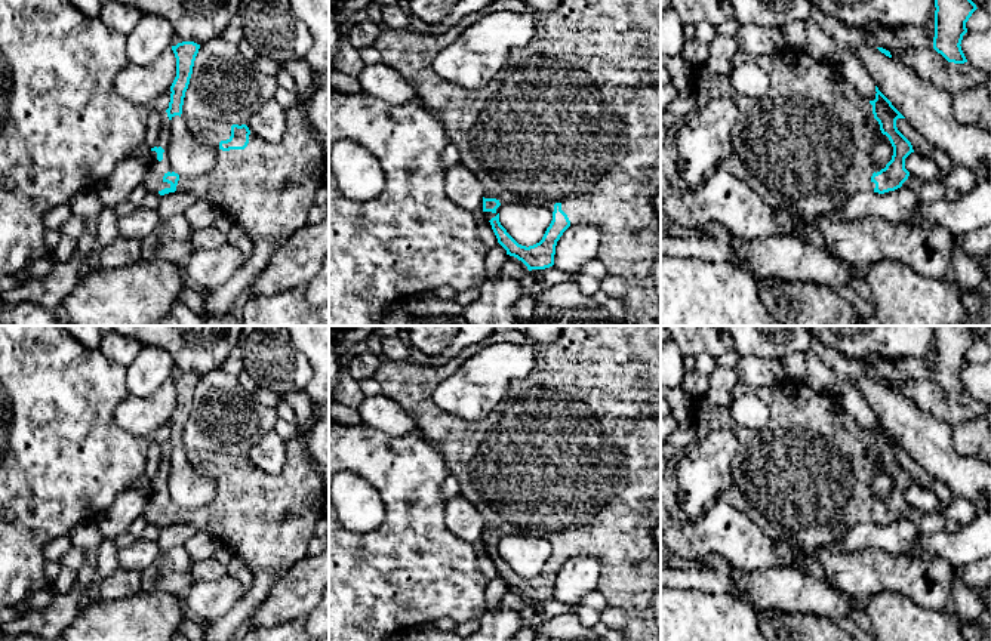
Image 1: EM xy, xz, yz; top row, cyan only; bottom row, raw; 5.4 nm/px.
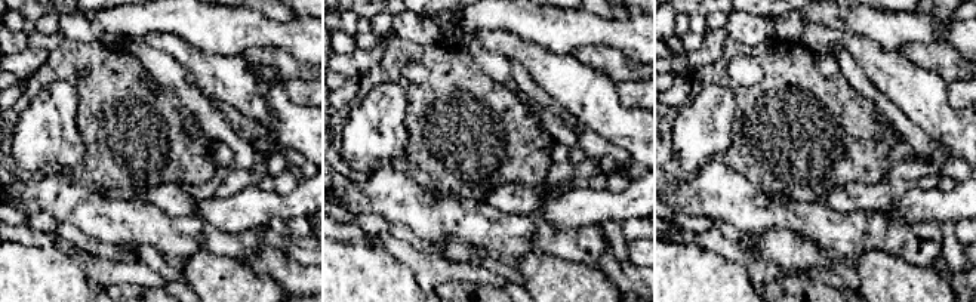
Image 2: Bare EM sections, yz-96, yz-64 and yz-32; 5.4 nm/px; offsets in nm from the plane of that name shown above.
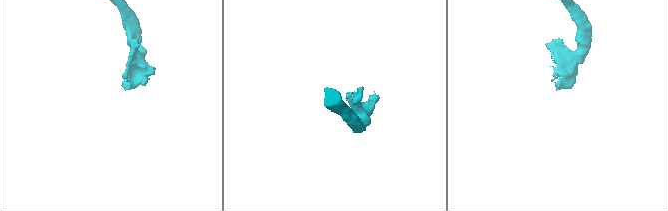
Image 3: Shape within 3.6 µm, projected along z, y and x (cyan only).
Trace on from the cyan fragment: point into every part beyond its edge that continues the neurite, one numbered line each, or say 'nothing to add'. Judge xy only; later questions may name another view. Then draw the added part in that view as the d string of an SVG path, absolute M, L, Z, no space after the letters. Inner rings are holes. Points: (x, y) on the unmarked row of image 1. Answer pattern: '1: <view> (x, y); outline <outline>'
1: xy (267, 520); outline M298 437L286 441L280 474L265 474L250 463L244 481L219 480L221 472L230 471L233 456L204 450L188 450L187 456L194 468L215 478L215 497L194 511L179 508L176 524L209 531L253 571L244 603L201 625L204 641L233 641L273 583L307 555L329 497Z

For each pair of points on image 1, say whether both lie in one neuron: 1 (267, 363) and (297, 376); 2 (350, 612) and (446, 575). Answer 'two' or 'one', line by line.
1: one
2: one

